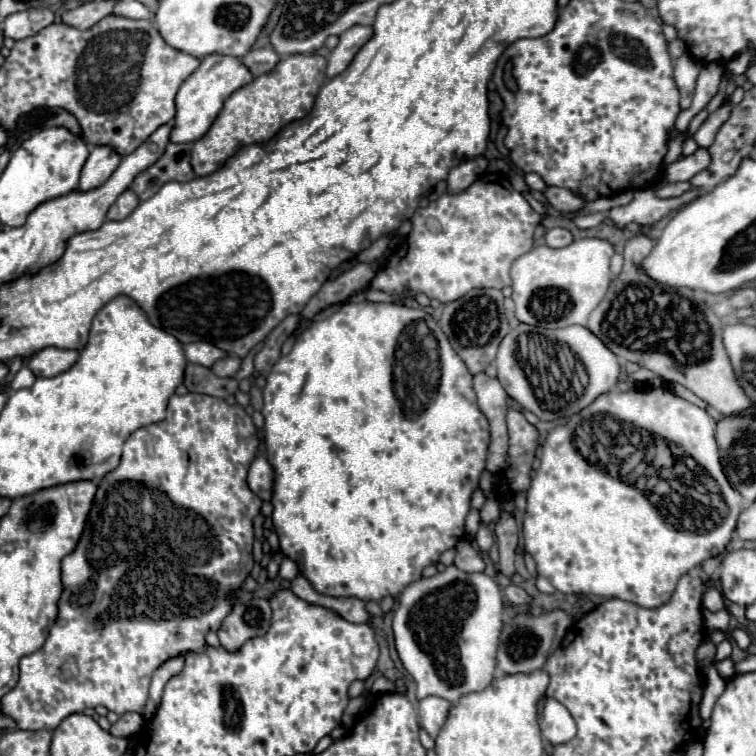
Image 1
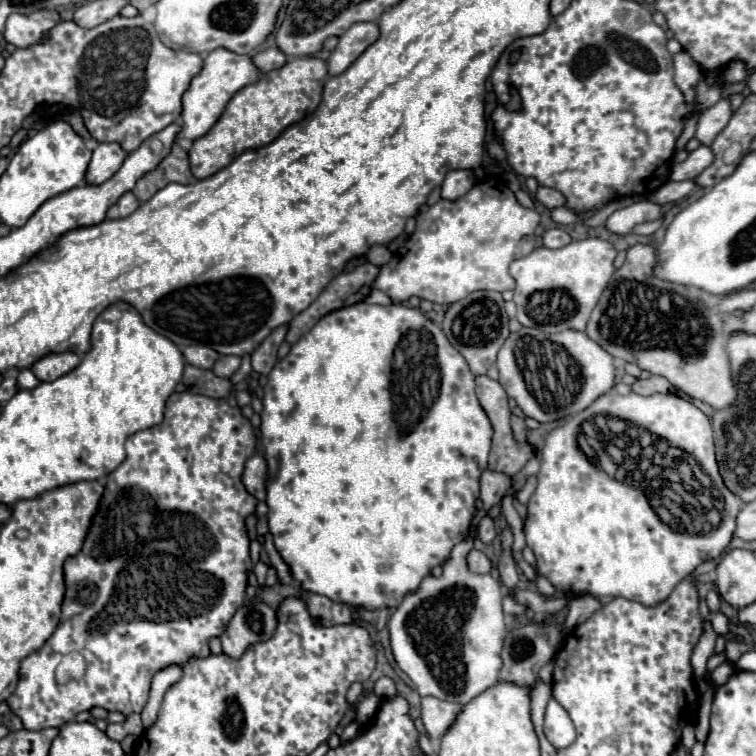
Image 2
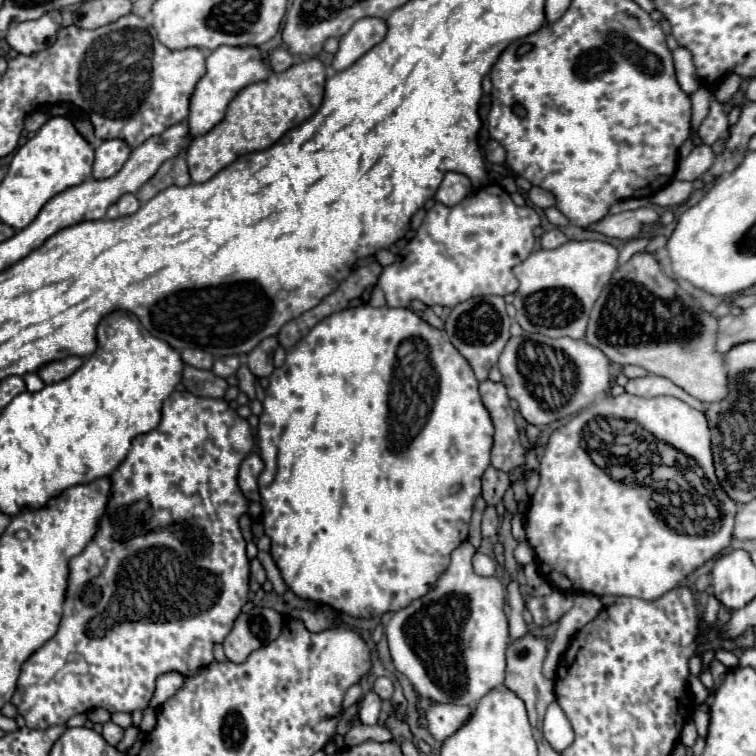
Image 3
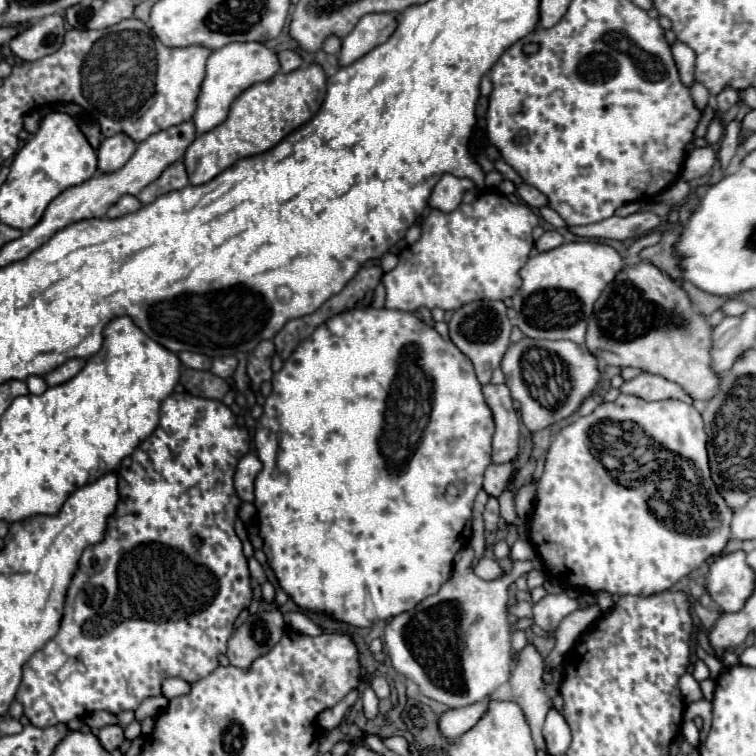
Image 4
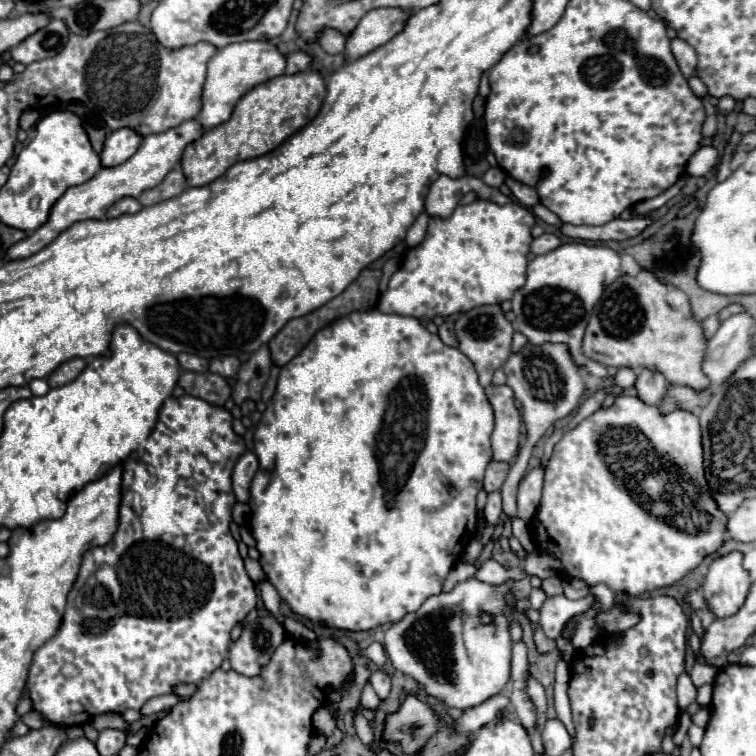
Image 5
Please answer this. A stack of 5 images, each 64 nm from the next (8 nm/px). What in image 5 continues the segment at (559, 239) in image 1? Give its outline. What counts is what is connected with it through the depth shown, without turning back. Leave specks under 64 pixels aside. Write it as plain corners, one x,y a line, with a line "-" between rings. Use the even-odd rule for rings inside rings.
542,234
540,238
534,238
534,240
532,240
530,252
532,252
534,256
538,256
538,254
546,254
546,252
558,248
558,246
560,246
560,240
558,240
554,234

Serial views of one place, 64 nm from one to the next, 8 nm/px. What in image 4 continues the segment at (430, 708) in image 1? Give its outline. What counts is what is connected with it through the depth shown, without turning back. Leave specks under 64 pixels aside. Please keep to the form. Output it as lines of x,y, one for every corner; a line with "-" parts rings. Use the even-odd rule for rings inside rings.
482,700
482,702
472,704
472,706
466,706
466,708
450,710
450,712
446,712
446,714
440,716
438,730
440,730
440,734
444,738
458,740
468,730
472,730
486,712
488,712
488,700

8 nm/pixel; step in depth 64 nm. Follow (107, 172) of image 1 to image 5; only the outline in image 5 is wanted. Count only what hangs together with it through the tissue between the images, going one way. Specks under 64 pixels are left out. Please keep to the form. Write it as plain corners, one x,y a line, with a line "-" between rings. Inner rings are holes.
120,128
114,130
106,142
104,142
104,150
100,154
102,158
102,166
118,166
122,162
126,162
142,144
142,134
138,134
132,128

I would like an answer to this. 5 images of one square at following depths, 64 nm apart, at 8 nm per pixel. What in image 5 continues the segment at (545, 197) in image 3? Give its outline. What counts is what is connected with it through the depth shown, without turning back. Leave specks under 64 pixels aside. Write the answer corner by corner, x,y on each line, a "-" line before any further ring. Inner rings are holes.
506,178
506,186
512,190
512,194
516,196
516,200
518,200
522,206
526,206
526,208
532,208
534,204
538,204
538,202
540,202
540,200
538,200
536,190
534,190
534,188
530,188
530,186
524,186
524,184
522,184
522,182
518,182
518,180

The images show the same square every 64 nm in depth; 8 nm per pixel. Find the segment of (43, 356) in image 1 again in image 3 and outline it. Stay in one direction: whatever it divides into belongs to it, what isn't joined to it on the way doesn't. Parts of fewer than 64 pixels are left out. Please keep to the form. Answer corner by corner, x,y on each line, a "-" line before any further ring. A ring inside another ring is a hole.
70,356
66,360
58,360
54,364
46,364
46,368
38,370
38,376
44,380
44,384
54,384
54,382
60,382
60,380
68,378
70,374
74,374
82,364
84,364
82,358

